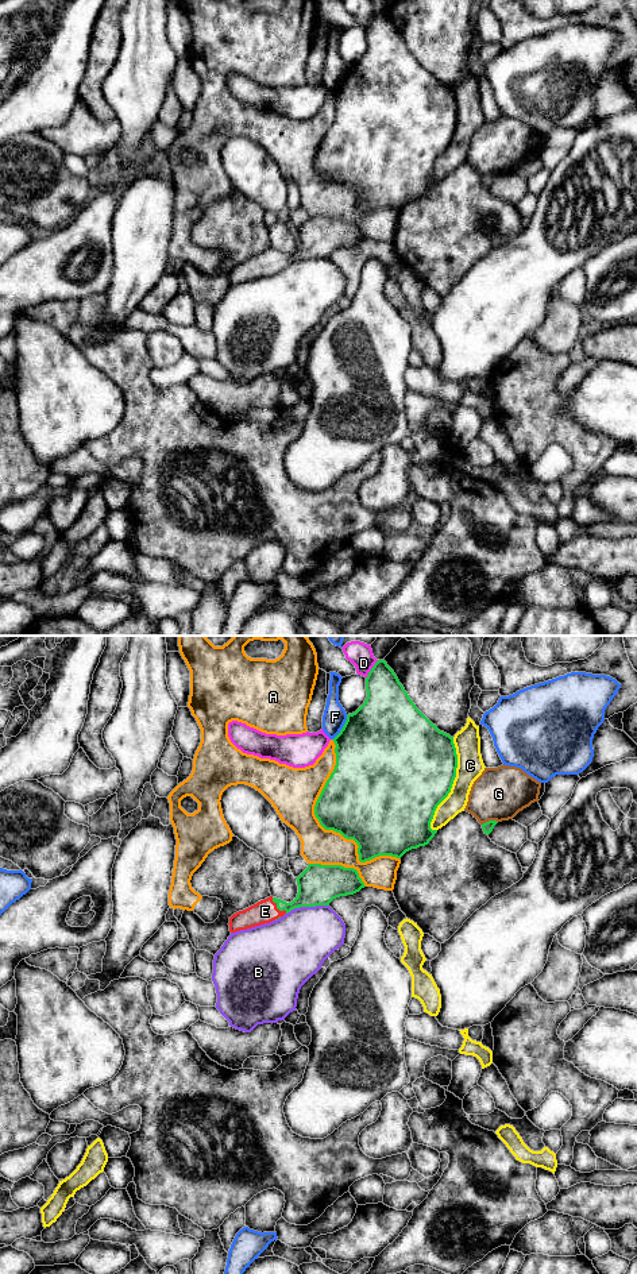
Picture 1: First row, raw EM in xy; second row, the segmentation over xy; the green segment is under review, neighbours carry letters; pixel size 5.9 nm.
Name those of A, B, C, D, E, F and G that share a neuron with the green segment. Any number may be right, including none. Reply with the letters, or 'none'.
E

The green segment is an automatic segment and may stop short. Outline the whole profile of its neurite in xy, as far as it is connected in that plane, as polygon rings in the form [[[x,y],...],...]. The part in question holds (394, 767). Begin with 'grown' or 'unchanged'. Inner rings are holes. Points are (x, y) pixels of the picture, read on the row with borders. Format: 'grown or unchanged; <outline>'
unchanged; [[[378,660],[366,677],[366,691],[367,698],[364,703],[352,714],[347,715],[347,721],[340,730],[340,733],[333,738],[336,745],[336,765],[329,779],[327,780],[317,802],[314,806],[314,815],[320,825],[325,830],[333,830],[340,833],[347,839],[354,839],[358,843],[359,861],[366,862],[379,856],[391,856],[401,858],[406,852],[425,846],[435,837],[437,830],[431,829],[431,822],[433,819],[437,806],[448,796],[451,792],[453,780],[456,777],[458,768],[458,754],[453,744],[453,737],[440,731],[436,725],[433,725],[413,703],[405,691],[404,686],[399,683],[394,671],[387,665],[385,660]]]

